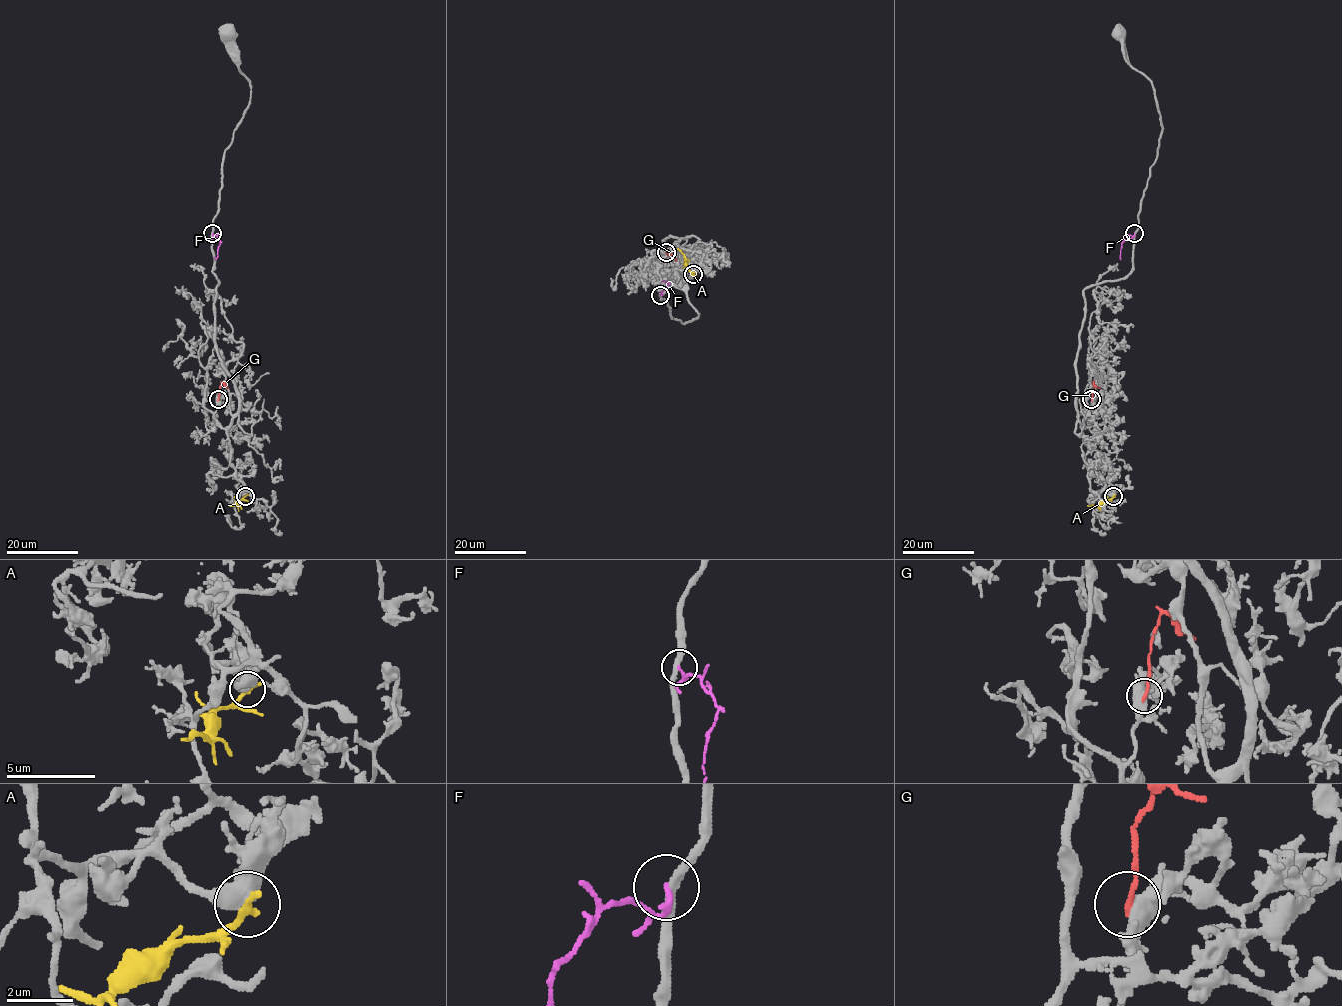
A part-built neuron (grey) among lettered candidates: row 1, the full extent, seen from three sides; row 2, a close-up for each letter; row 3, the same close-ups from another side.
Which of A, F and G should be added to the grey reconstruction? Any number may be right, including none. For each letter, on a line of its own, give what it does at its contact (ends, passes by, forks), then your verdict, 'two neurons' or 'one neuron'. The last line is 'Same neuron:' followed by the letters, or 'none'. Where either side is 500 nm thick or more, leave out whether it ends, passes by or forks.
A: two neurons
F: it ends there; two neurons
G: two neurons
Same neuron: none

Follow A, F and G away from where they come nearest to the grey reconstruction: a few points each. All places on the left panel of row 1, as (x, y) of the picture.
A: (245, 496), (237, 506), (229, 506)
F: (213, 233), (220, 243), (217, 256), (214, 257)
G: (218, 399), (222, 383), (228, 388)

